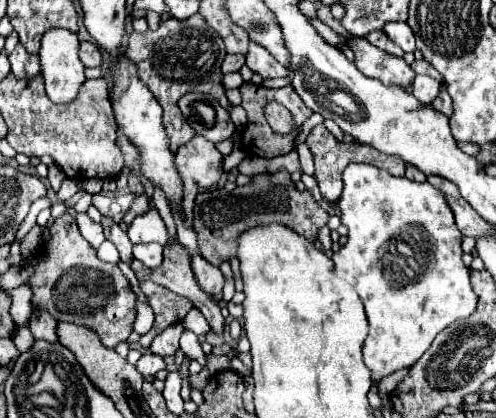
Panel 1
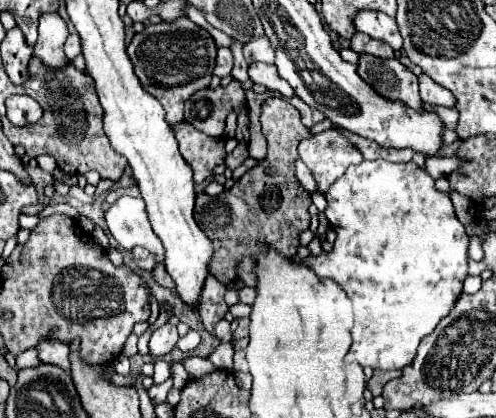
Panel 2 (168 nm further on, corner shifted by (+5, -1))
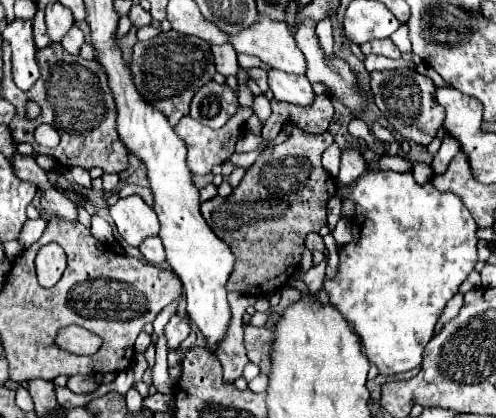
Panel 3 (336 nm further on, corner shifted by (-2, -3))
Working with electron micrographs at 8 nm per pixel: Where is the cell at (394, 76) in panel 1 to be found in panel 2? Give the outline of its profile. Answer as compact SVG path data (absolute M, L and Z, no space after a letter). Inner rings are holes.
M361 54L357 72L377 94L383 94L391 100L401 100L409 108L423 110L417 76L409 68L405 68L397 58L383 60L377 56Z

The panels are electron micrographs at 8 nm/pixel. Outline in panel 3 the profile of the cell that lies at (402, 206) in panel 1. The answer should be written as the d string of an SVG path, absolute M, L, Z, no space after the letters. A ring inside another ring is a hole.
M366 170L358 178L350 198L356 200L356 216L352 218L354 242L342 248L338 274L332 282L324 282L324 290L330 294L334 308L364 340L368 358L382 374L412 370L420 366L422 352L434 334L434 326L446 302L458 292L458 286L478 262L476 222L458 196L438 192L430 182L420 186L412 172Z

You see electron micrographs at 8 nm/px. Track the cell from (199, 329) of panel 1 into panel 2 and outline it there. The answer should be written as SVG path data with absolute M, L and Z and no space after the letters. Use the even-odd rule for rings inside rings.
M219 320L219 322L213 326L213 332L215 332L215 336L217 336L221 342L229 342L229 340L231 340L233 332L231 332L229 326L231 326L231 324L229 324L227 320Z

